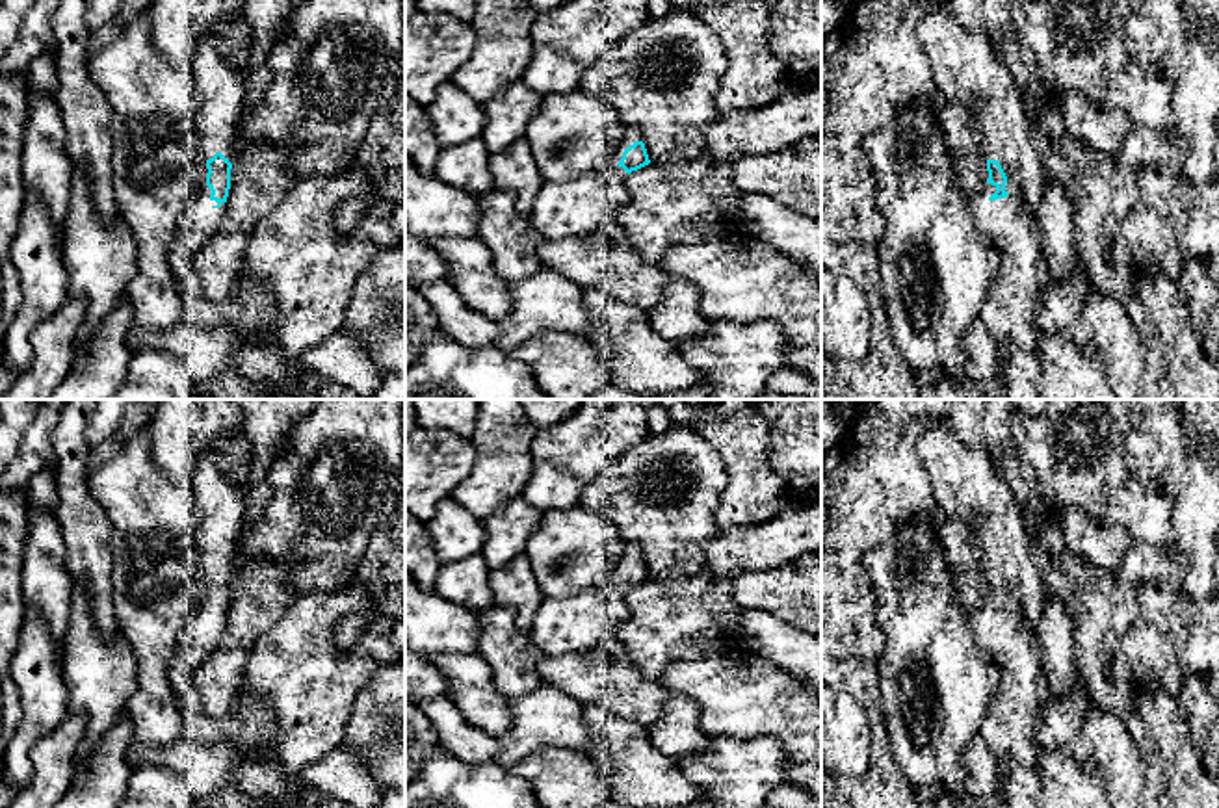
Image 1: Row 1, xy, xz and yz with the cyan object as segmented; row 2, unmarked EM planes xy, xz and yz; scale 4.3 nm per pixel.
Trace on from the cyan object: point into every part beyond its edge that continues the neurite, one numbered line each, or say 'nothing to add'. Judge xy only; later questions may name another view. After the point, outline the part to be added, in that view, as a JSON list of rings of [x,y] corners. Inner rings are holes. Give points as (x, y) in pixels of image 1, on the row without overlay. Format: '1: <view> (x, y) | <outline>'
1: xy (220, 504) | [[[208,448],[191,477],[193,500],[201,515],[199,548],[203,574],[221,568],[236,576],[236,539],[245,526],[245,507],[240,489],[230,483],[227,461]]]
2: xy (251, 725) | [[[204,600],[188,619],[169,669],[173,700],[186,732],[201,743],[230,741],[240,750],[230,786],[249,799],[260,804],[301,801],[310,791],[281,767],[275,754],[277,717],[262,695],[240,687],[236,704],[225,719],[203,713],[193,674],[216,648],[227,624],[227,619],[212,617],[210,609]]]

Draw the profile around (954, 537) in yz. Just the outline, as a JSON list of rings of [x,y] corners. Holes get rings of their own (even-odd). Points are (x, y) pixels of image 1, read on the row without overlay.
[[[942,518],[937,524],[937,542],[955,581],[955,602],[968,617],[989,594],[979,552],[970,542],[970,529],[961,520]]]

